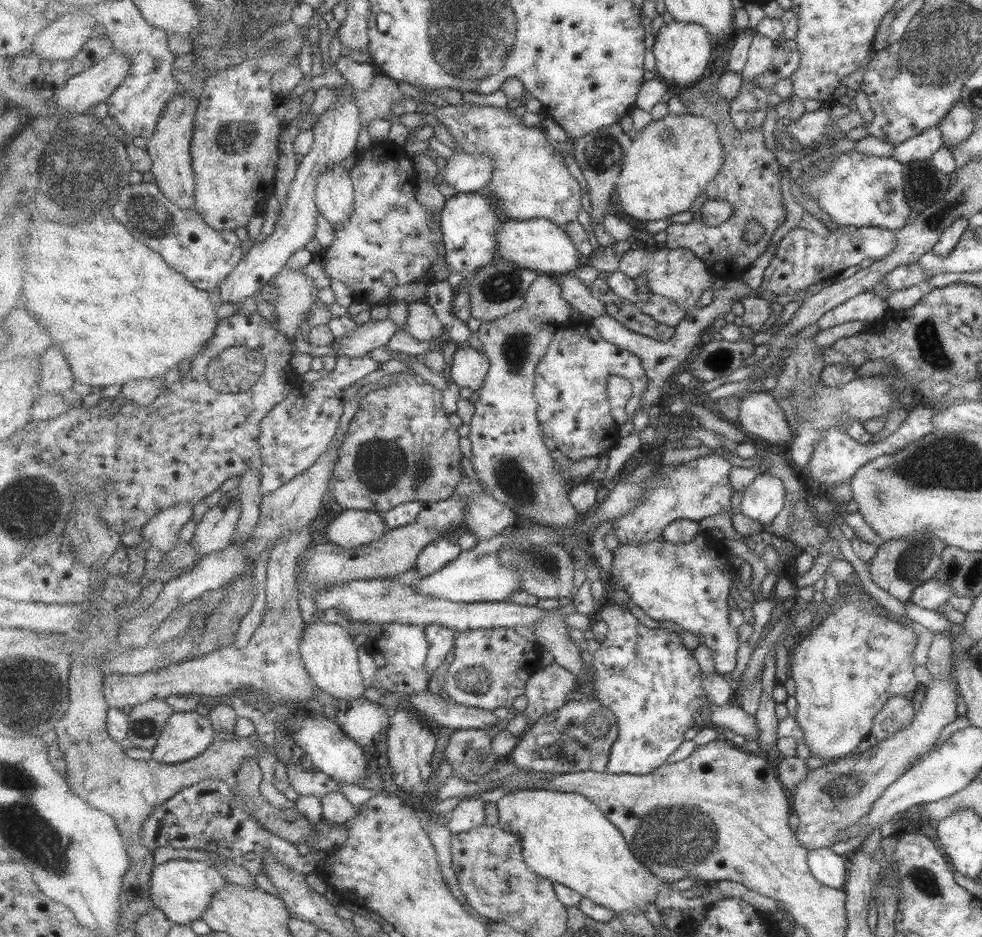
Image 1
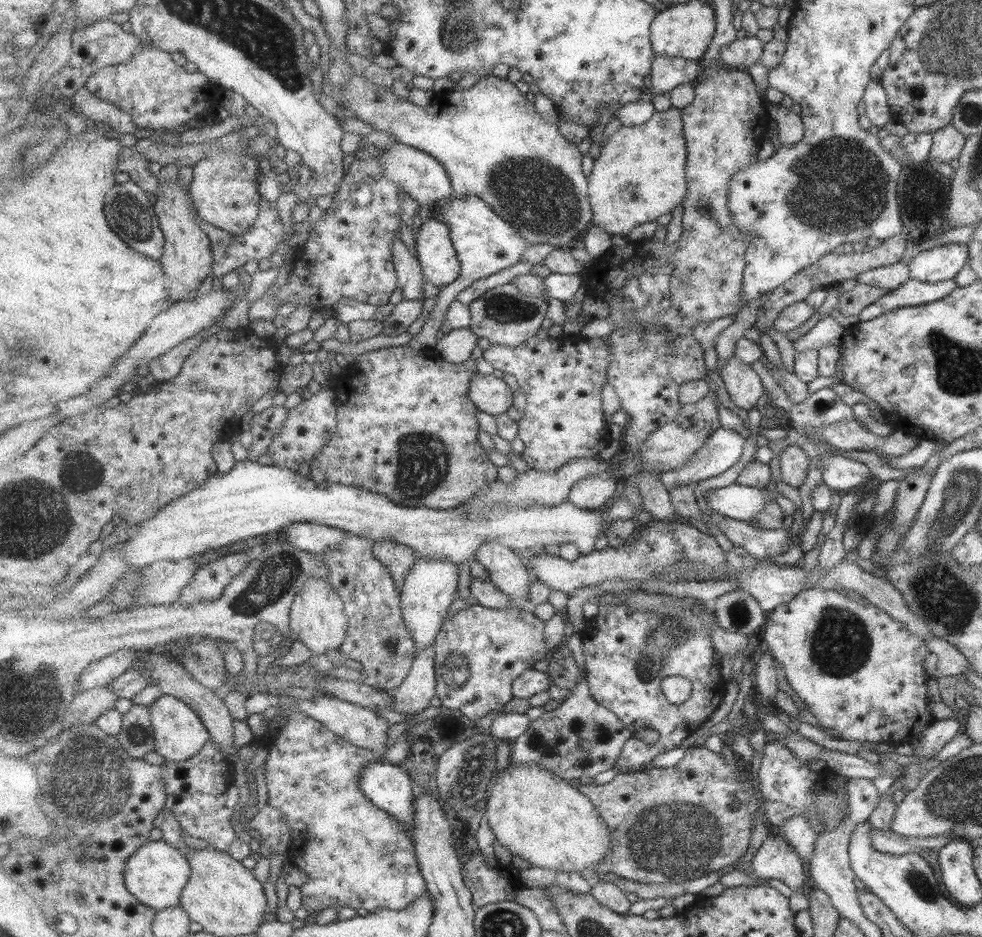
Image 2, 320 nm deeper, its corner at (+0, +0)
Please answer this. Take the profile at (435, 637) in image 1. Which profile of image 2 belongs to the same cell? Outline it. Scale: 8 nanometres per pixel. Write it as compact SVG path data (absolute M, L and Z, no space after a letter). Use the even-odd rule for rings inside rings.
M434 646L426 648L424 652L419 652L416 656L415 663L409 674L409 677L405 680L405 683L401 684L399 688L389 690L391 696L393 696L393 703L395 703L395 711L397 713L417 714L421 713L427 708L431 707L431 700L436 696L436 687L438 686L437 671L435 671L435 655Z

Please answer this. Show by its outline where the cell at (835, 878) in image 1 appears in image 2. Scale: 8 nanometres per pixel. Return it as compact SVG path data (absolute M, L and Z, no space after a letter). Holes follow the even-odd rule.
M796 813L793 818L787 819L774 831L784 834L797 857L808 862L817 834L803 816Z

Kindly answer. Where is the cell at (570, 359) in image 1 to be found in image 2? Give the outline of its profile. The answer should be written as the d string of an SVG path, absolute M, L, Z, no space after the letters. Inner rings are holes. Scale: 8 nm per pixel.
M555 338L531 341L519 348L491 344L484 356L493 368L512 373L525 394L526 408L519 420L519 440L524 443L521 454L530 469L541 472L557 471L576 458L596 458L613 438L605 421L602 397L608 382L608 366L613 360L609 343L595 339L595 348L583 342L583 354L577 358L565 352L565 344Z

